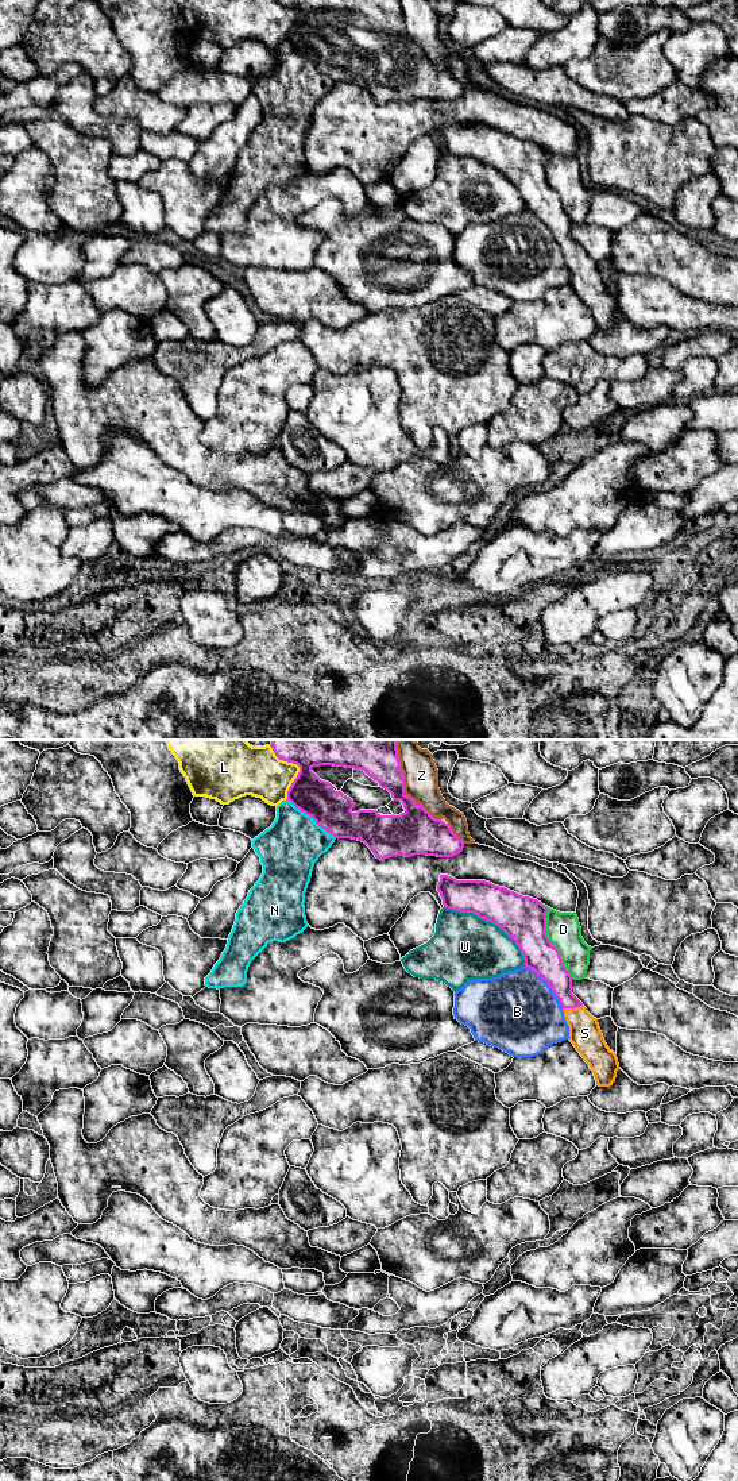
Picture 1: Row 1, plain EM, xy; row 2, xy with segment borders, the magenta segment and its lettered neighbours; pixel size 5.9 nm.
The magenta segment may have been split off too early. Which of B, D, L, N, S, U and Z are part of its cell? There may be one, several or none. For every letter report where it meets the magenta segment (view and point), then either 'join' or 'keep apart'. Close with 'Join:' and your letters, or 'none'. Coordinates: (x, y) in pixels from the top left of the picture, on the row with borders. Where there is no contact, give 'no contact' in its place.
B: xy (548, 984) | keep apart
D: xy (551, 943) | keep apart
L: xy (298, 766) | keep apart
N: xy (310, 816) | keep apart
S: xy (572, 1007) | join
U: xy (491, 922) | keep apart
Z: xy (404, 785) | keep apart
Join: S

